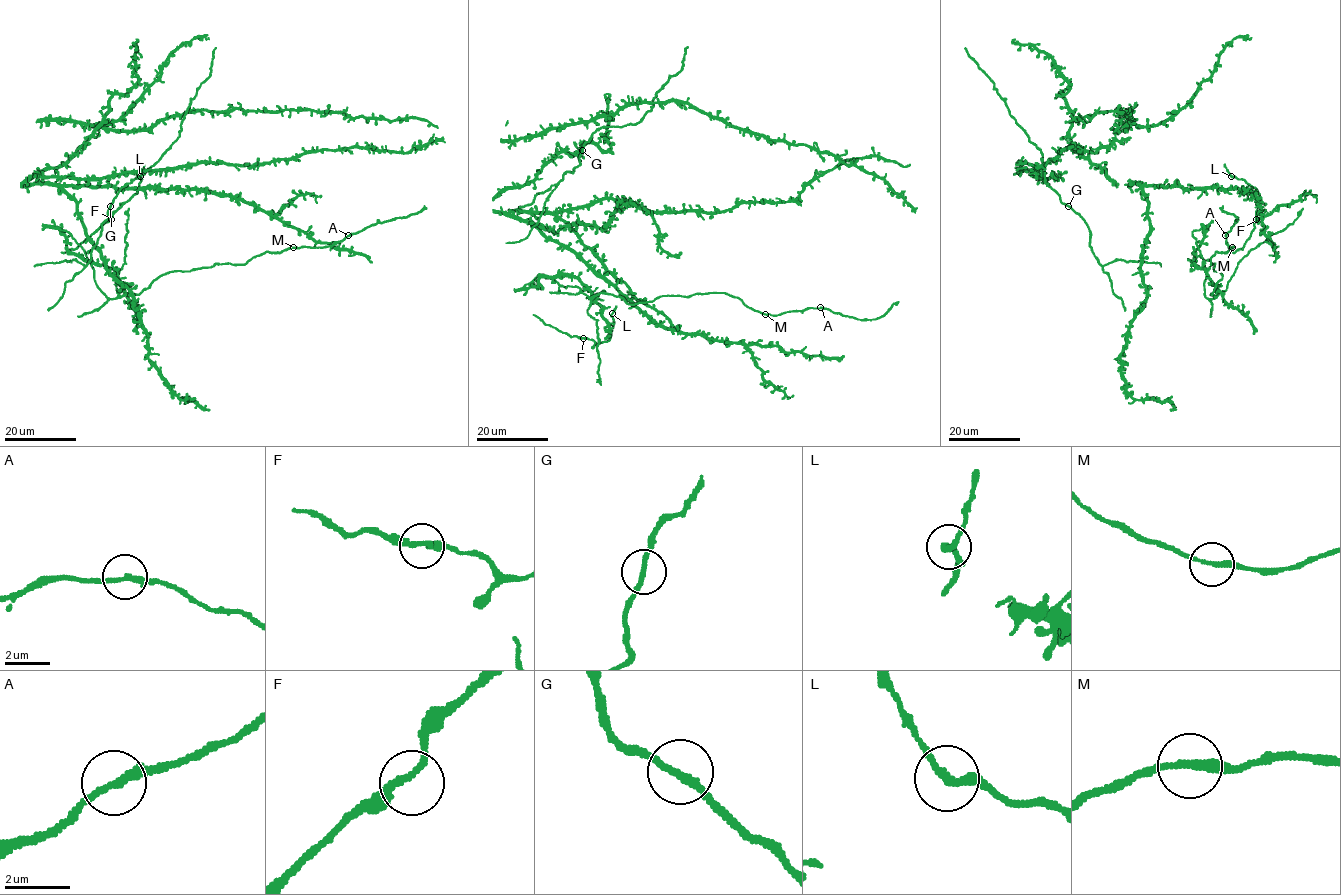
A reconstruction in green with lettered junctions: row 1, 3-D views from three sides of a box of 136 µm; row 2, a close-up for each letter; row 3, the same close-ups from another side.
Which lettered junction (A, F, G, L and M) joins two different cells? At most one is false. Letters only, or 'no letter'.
no letter

